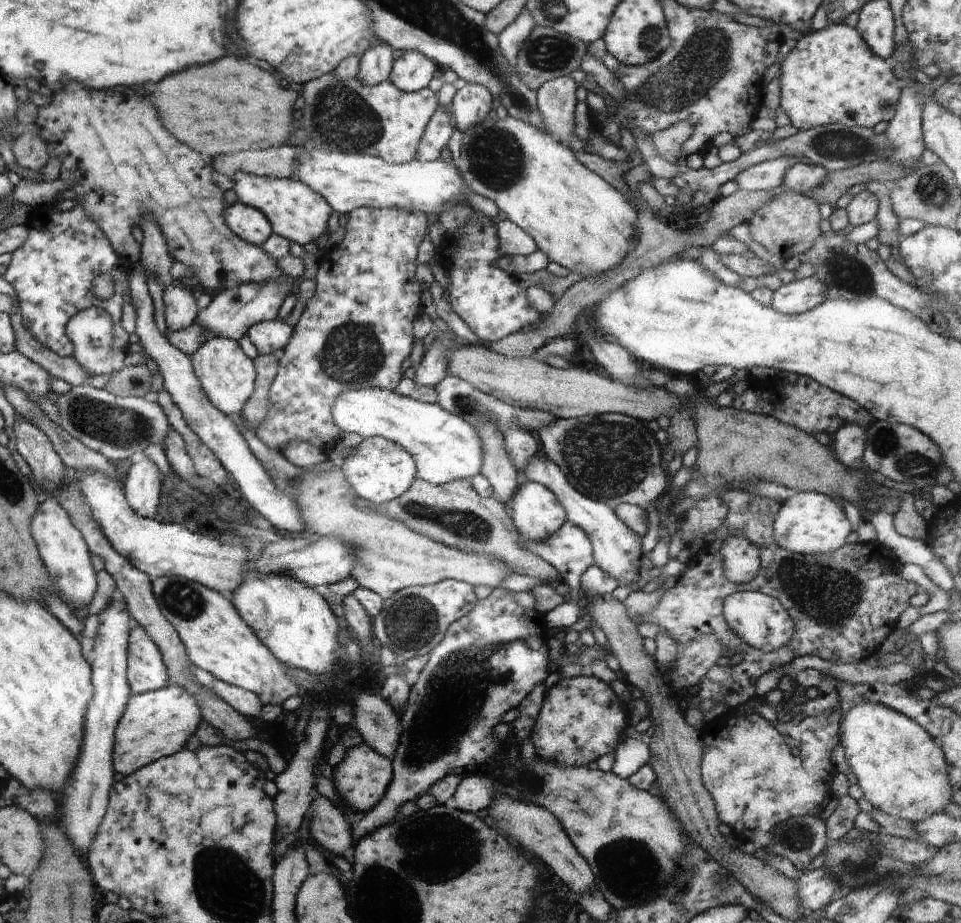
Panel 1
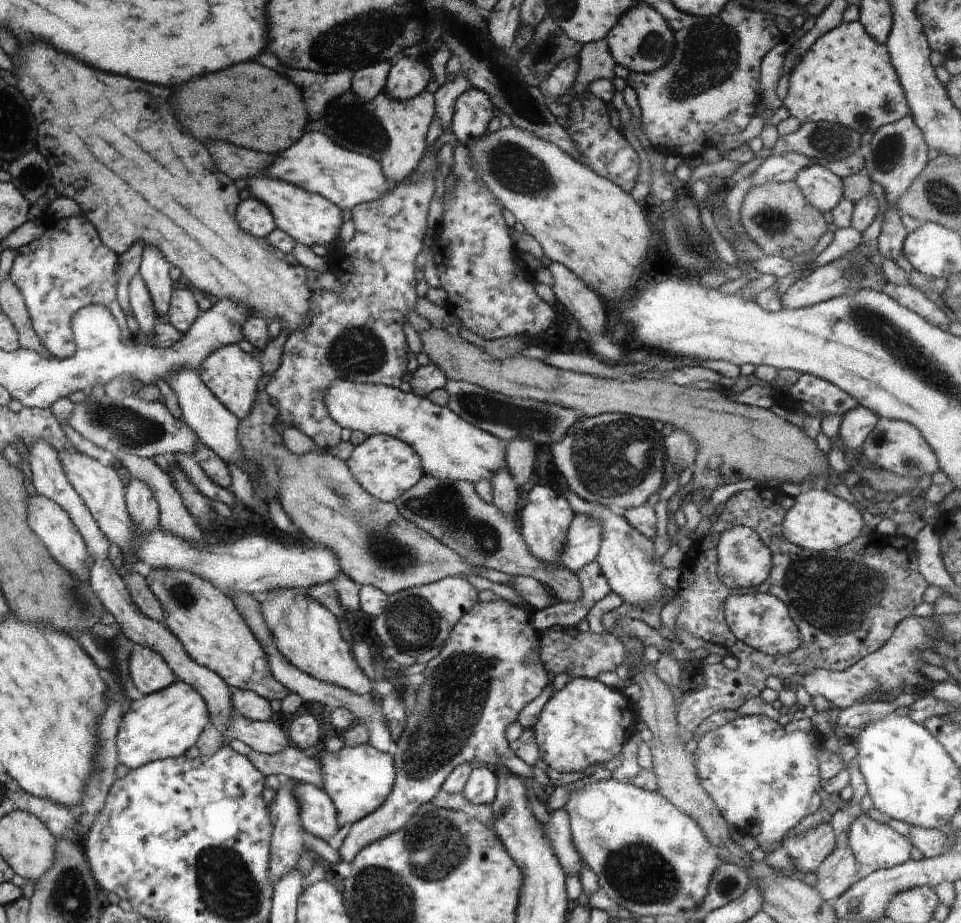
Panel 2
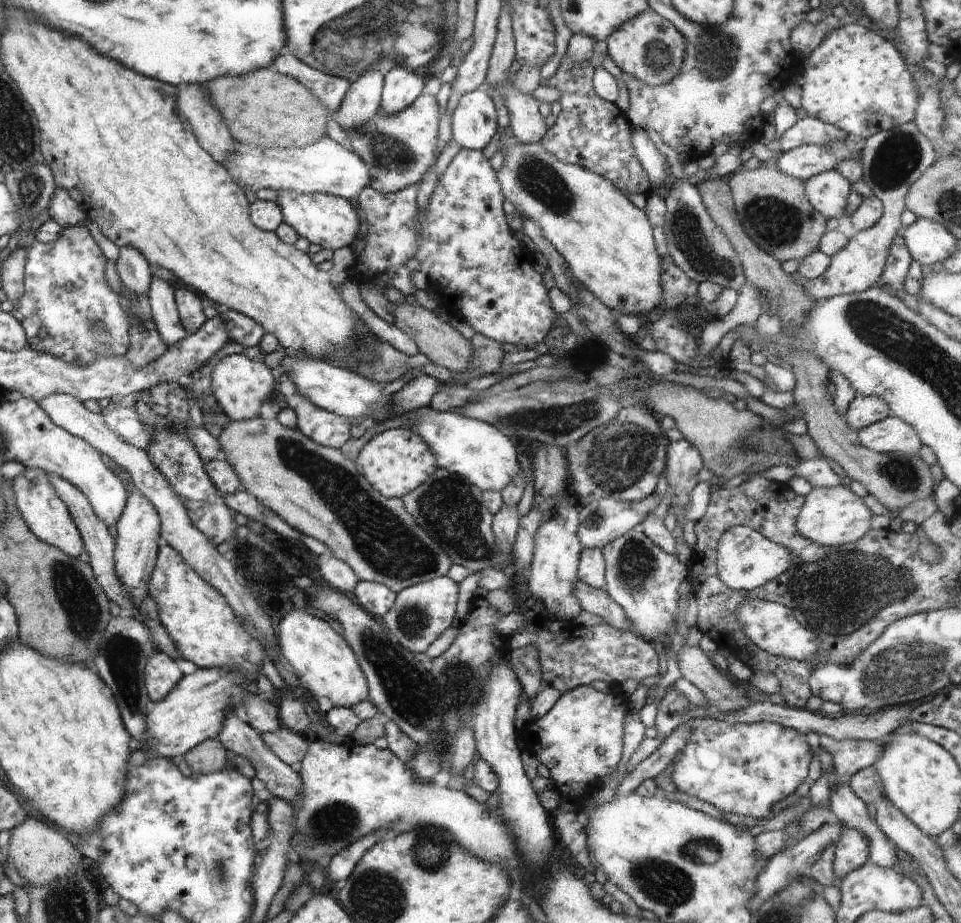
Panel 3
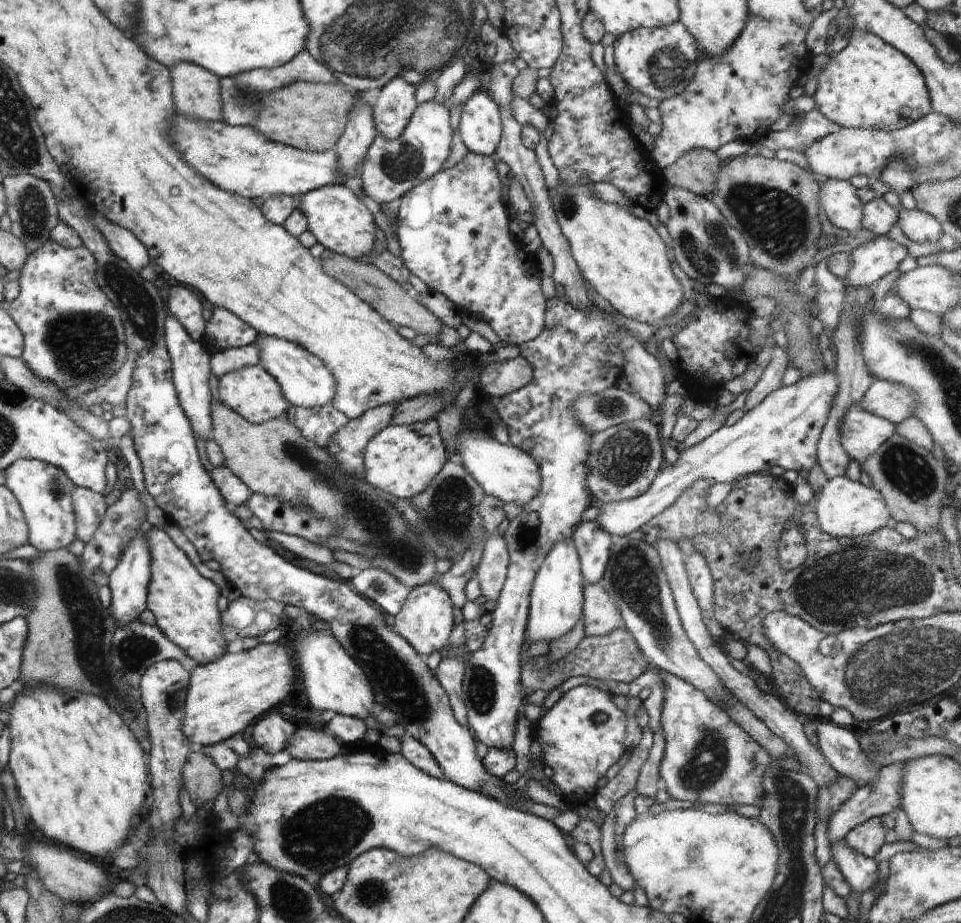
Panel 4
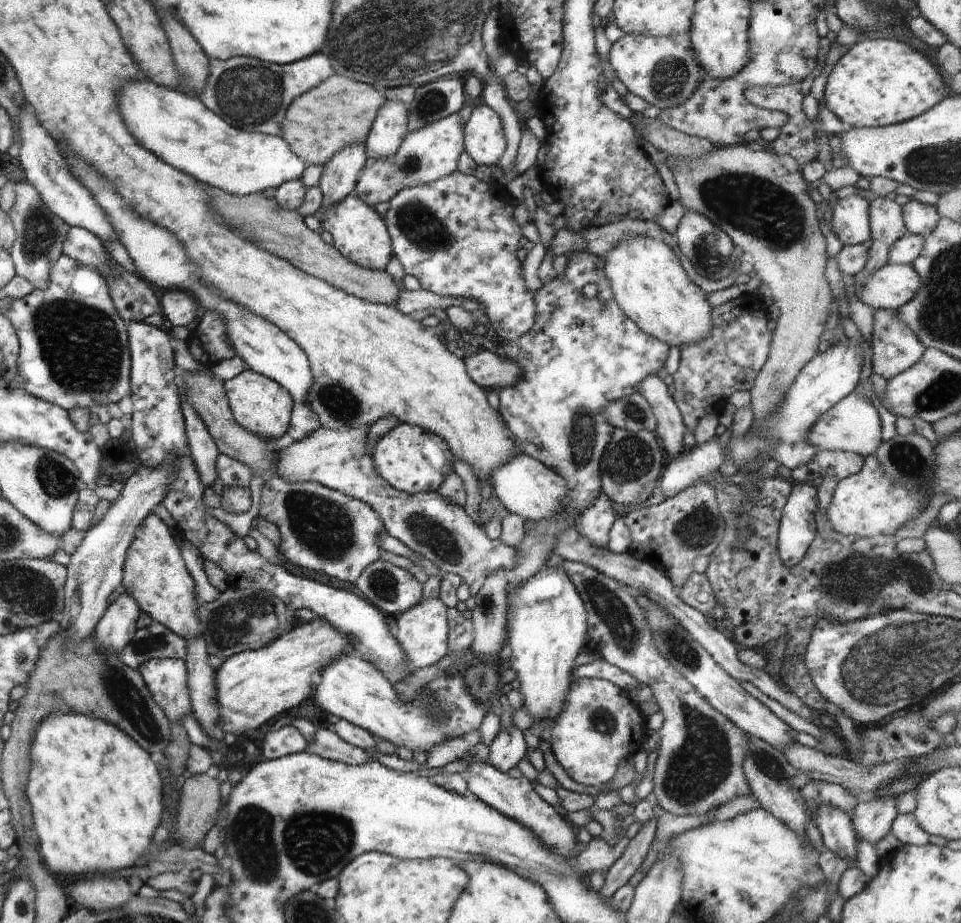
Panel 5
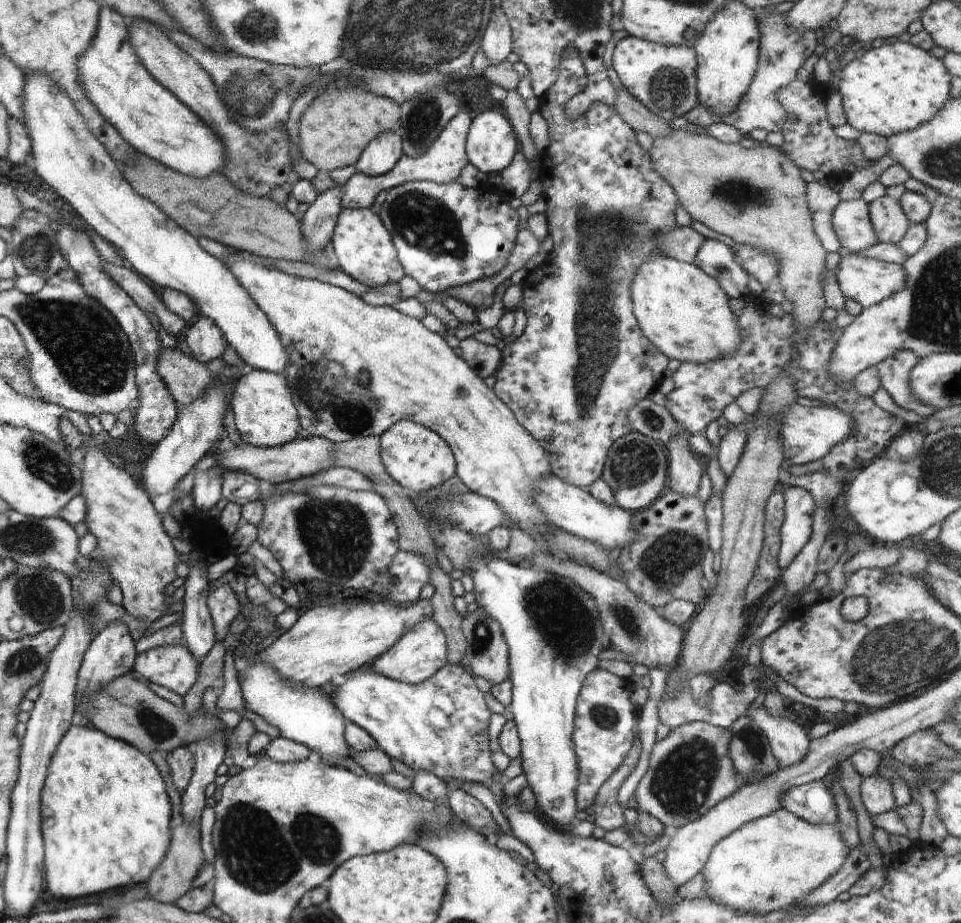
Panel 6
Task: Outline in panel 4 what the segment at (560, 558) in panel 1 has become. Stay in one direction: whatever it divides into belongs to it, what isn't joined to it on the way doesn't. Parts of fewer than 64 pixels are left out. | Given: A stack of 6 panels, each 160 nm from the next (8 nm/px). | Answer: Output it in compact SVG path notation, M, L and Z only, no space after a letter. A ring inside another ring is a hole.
M825 366L802 376L792 385L782 385L731 426L722 425L702 442L680 451L676 462L657 471L650 488L640 496L598 504L600 515L593 521L614 538L626 537L629 532L639 530L644 523L671 507L697 480L732 483L752 473L769 473L774 466L805 476L817 463L819 436L826 424L838 385L837 374Z

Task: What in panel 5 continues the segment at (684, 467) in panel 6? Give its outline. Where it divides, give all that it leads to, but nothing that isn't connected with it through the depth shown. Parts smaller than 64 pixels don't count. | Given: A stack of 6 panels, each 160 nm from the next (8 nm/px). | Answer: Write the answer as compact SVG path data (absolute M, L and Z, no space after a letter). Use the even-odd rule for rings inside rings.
M650 375L641 382L638 393L648 401L656 417L655 432L662 439L664 452L678 459L687 451L683 441L687 426L673 396L668 393L667 385L658 375Z

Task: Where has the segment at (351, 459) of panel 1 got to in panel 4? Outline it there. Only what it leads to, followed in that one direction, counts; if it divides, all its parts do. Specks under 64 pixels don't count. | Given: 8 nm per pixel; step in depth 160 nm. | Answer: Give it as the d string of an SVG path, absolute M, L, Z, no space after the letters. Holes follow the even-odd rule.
M435 418L411 425L388 425L366 445L363 478L379 491L397 499L418 496L442 470L449 456Z

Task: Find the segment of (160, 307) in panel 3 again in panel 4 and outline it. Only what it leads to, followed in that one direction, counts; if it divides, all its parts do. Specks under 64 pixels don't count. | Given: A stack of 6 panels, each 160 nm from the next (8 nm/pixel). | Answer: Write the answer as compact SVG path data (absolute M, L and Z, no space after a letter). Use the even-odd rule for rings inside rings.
M168 314L165 320L165 336L168 354L172 363L173 380L182 410L186 413L195 438L213 438L211 427L211 394L208 378L211 374L210 354L198 341L192 340L176 317Z

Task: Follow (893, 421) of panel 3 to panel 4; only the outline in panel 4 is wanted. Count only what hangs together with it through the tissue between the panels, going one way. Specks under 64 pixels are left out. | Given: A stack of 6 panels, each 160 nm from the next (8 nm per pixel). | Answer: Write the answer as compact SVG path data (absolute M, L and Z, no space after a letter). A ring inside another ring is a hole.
M858 402L850 406L842 419L839 437L849 457L861 463L894 433L897 432L893 422L864 410Z

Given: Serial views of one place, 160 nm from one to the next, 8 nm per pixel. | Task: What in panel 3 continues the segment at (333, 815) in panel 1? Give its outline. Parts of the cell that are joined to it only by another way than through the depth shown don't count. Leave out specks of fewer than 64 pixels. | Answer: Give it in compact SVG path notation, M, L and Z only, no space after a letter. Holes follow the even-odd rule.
M234 710L227 713L218 740L227 751L232 751L237 755L247 758L247 761L254 767L255 777L266 784L266 788L270 790L273 796L284 798L288 803L295 806L295 800L299 799L299 794L302 790L302 781L299 774L292 770L285 762L282 762L282 759L278 758L278 755L274 754L270 747L262 740L261 734L249 724L245 724L236 715Z

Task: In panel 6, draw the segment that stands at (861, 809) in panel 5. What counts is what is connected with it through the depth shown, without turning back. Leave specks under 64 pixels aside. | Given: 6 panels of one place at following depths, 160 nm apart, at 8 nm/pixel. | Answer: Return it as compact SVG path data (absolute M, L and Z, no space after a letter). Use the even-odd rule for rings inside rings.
M872 775L861 783L861 799L870 817L894 811L896 803L892 795L892 782L884 775Z

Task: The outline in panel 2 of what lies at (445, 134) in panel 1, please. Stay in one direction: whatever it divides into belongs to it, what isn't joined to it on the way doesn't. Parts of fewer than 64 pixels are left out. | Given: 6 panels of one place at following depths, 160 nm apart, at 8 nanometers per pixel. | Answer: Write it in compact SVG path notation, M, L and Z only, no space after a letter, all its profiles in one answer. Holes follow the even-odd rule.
M459 73L457 76L448 78L433 94L435 96L435 114L442 121L444 130L448 124L451 124L458 96L470 88L472 88L470 81Z

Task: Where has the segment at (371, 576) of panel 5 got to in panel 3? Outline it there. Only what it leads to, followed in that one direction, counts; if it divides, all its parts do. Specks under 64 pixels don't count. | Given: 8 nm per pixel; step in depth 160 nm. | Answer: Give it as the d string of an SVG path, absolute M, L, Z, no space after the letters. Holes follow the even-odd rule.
M359 581L352 597L371 615L384 616L394 606L397 593L382 583Z

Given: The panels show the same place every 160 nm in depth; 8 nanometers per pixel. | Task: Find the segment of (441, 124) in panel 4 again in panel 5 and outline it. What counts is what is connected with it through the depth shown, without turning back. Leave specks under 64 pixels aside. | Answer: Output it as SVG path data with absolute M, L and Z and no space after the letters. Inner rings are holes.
M454 113L408 133L394 156L387 159L368 157L355 186L357 197L374 207L392 200L403 188L433 183L452 174L457 170L458 157L465 151L463 126L459 113Z

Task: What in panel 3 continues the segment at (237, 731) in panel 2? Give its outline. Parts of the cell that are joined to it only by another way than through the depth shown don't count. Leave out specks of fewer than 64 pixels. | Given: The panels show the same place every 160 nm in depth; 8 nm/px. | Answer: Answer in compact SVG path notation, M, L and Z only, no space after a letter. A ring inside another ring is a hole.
M279 728L273 733L262 733L262 740L278 758L288 766L298 764L305 757L310 742L289 728Z

